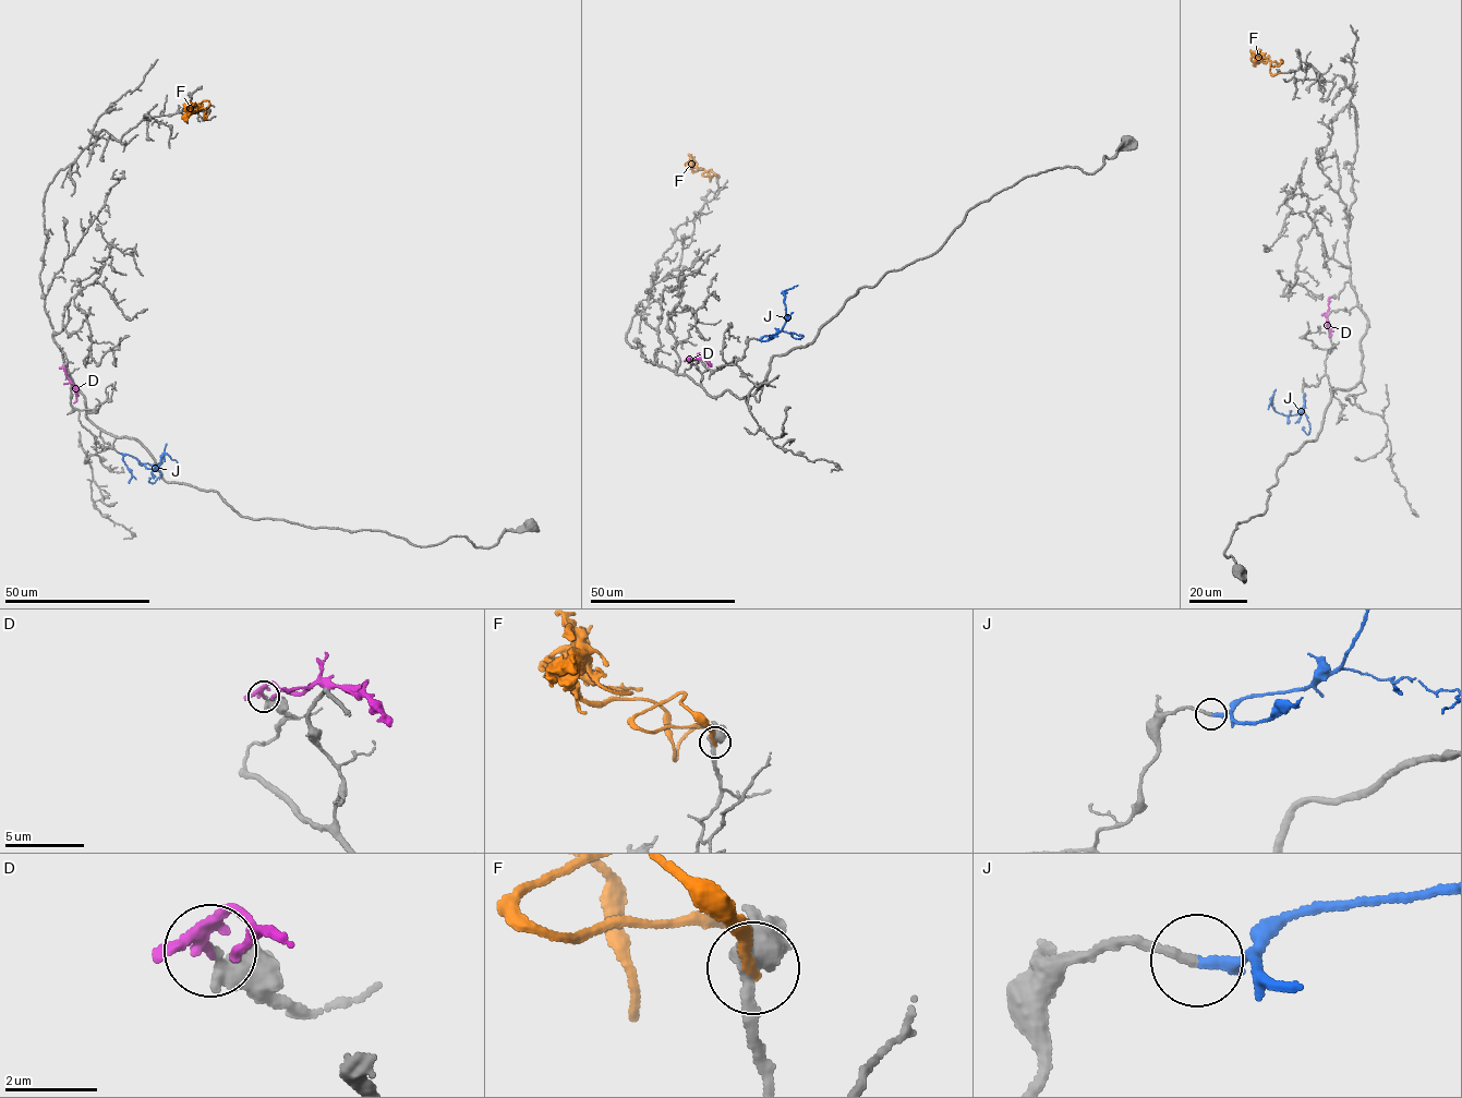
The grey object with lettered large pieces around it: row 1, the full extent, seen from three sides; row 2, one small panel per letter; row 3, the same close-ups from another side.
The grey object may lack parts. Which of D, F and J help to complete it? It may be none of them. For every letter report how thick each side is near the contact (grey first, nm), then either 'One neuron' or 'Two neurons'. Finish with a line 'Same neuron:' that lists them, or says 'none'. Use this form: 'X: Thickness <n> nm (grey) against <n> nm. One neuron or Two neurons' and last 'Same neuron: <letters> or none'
D: Thickness 300 nm (grey) against 240 nm. Two neurons
F: Thickness 440 nm (grey) against 260 nm. Two neurons
J: Thickness 190 nm (grey) against 240 nm. One neuron
Same neuron: J

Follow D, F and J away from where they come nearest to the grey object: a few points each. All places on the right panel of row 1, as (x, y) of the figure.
D: (1331, 297), (1327, 313), (1331, 335), (1328, 336)
F: (1279, 72), (1270, 72), (1270, 65), (1278, 67), (1281, 59), (1278, 63), (1260, 55), (1252, 61)
J: (1304, 394), (1305, 401), (1297, 413), (1287, 415), (1278, 413), (1271, 398), (1268, 409)

